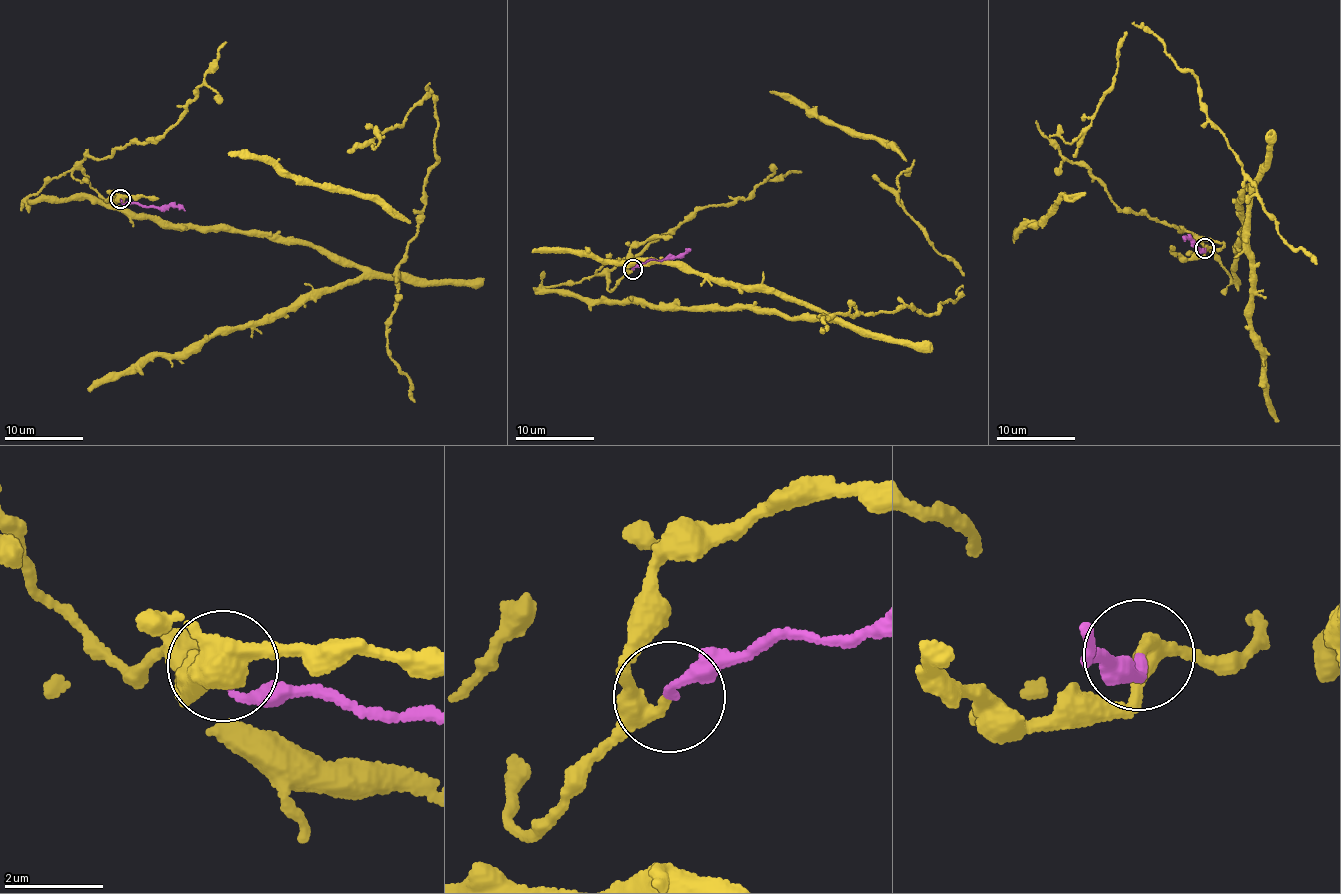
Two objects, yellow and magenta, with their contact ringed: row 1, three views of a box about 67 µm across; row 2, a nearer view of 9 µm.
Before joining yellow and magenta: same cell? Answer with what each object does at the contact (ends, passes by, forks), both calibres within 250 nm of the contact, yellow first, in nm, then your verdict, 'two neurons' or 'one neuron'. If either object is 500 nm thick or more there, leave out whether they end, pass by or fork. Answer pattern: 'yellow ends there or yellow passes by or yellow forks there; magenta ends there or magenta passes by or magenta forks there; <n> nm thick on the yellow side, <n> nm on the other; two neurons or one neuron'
yellow ends there; magenta ends there; 240 nm thick on the yellow side, 160 nm on the other; one neuron

